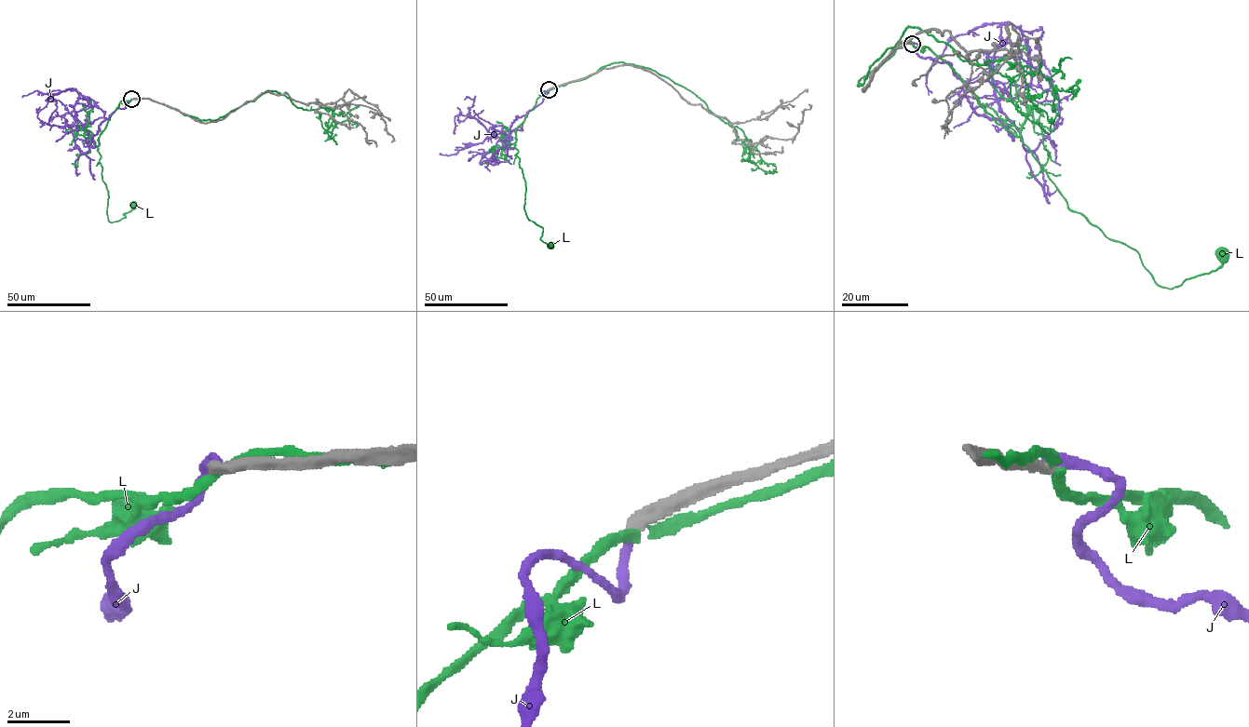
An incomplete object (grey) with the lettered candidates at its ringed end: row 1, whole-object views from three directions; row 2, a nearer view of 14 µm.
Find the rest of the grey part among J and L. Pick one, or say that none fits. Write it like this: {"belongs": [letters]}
{"belongs": []}

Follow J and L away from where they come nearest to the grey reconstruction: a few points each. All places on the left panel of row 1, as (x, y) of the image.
J: (131, 99), (102, 122), (90, 140), (74, 119), (71, 127), (42, 122), (37, 117), (40, 107)
L: (132, 99), (119, 102), (97, 147), (108, 191), (108, 219), (125, 218), (133, 204)

